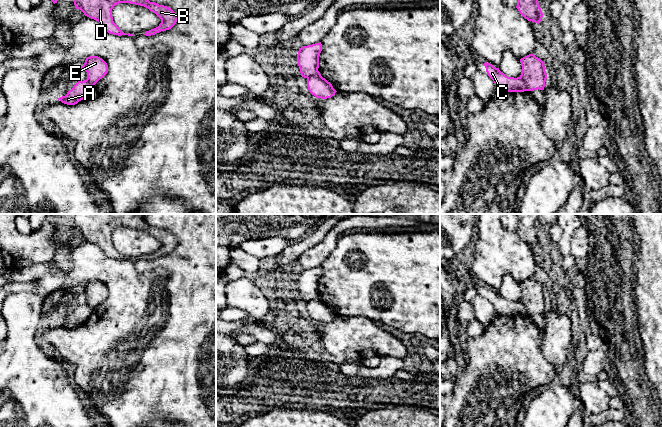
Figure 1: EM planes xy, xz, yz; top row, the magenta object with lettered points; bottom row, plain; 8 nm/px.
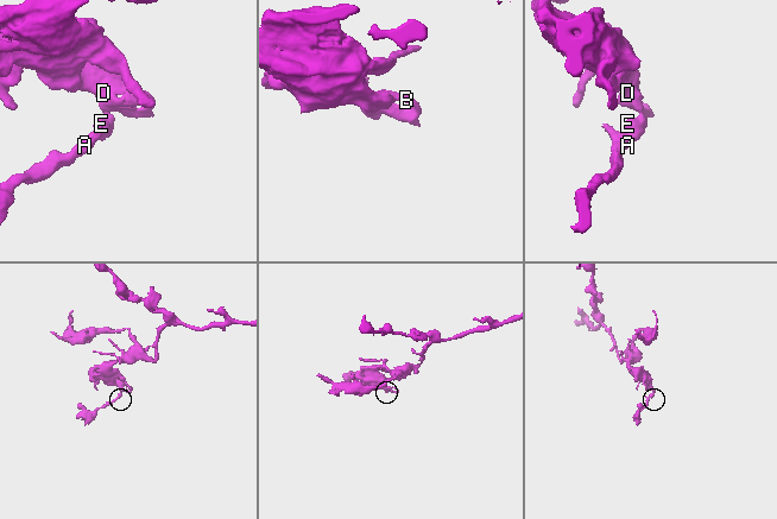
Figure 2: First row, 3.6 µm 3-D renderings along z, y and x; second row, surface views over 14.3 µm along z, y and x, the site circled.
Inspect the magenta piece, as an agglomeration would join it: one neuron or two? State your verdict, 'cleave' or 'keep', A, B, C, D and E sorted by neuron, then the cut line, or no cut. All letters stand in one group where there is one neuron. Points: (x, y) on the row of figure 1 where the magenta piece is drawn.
cleave; A C / B D E; cut in yz along (519, 77), (528, 90)

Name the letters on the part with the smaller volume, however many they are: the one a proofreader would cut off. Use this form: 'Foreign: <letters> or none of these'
Foreign: A, C

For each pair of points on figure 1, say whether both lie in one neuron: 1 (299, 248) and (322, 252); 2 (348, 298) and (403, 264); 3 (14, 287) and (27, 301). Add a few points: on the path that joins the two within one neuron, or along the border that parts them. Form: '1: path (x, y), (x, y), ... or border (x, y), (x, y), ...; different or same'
1: border (325, 235), (319, 242), (307, 248), (295, 260); different
2: path (362, 284), (370, 276), (389, 276); same
3: border (24, 289), (10, 294); different

